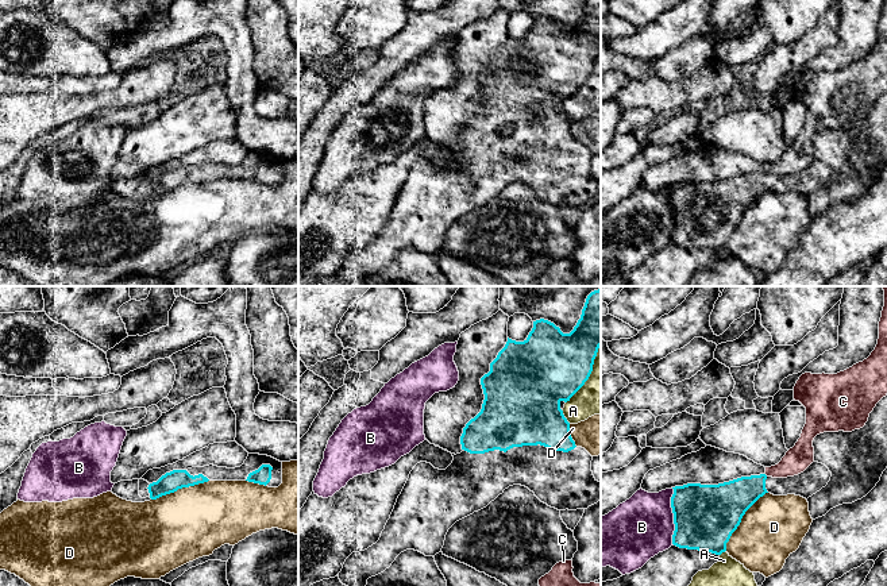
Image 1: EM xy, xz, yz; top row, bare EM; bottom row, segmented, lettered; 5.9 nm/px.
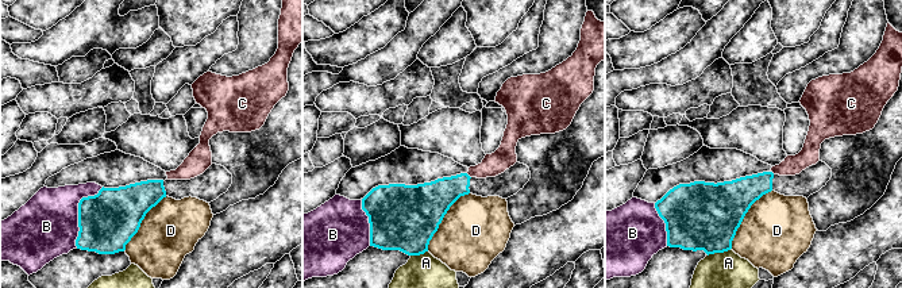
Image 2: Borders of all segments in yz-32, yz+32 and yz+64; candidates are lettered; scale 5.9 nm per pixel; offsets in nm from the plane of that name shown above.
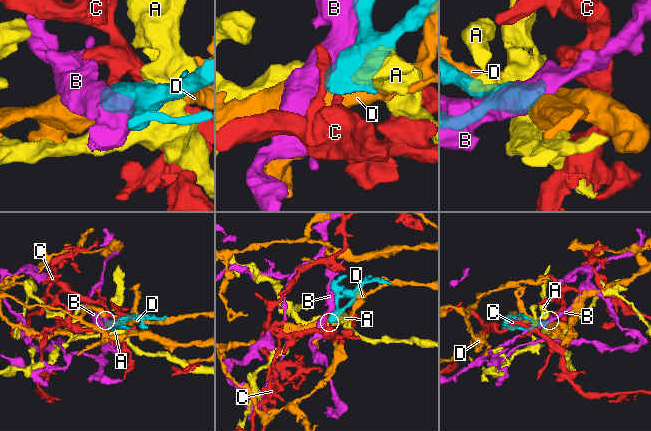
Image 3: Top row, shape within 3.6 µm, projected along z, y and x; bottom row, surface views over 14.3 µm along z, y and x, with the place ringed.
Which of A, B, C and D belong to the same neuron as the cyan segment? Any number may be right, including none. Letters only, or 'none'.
none

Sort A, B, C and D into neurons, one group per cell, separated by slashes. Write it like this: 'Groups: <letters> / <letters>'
Groups: A / B / C / D

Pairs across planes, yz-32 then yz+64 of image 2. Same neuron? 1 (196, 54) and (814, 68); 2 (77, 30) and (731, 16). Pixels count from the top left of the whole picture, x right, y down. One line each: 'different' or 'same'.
1: different
2: different

